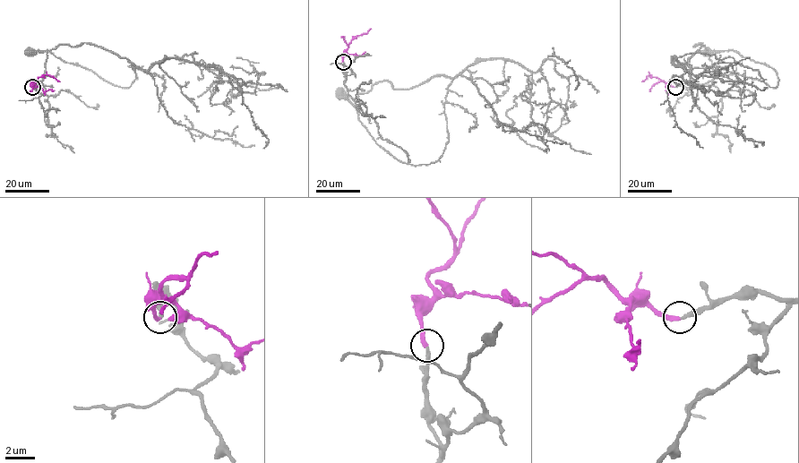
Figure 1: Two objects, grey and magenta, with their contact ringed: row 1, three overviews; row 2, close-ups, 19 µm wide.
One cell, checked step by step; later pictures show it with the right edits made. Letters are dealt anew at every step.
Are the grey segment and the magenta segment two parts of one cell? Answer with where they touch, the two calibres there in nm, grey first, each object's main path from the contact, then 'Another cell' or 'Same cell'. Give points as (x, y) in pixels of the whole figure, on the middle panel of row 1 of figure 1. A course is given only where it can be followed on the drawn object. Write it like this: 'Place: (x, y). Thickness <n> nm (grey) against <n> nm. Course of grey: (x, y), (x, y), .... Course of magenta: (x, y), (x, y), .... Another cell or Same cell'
Place: (343, 62). Thickness 240 nm (grey) against 280 nm. Course of grey: (344, 62), (356, 101), (384, 81), (402, 89), (451, 80), (442, 155), (415, 166), (394, 158), (339, 95). Course of magenta: (344, 62), (344, 52), (351, 41), (371, 29). Same cell

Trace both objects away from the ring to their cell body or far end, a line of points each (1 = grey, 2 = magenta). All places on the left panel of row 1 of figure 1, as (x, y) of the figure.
1: (32, 87), (59, 45), (90, 43), (141, 68), (133, 66), (137, 78), (121, 87), (48, 50), (29, 52)
2: (32, 87), (32, 82), (45, 75), (59, 81)

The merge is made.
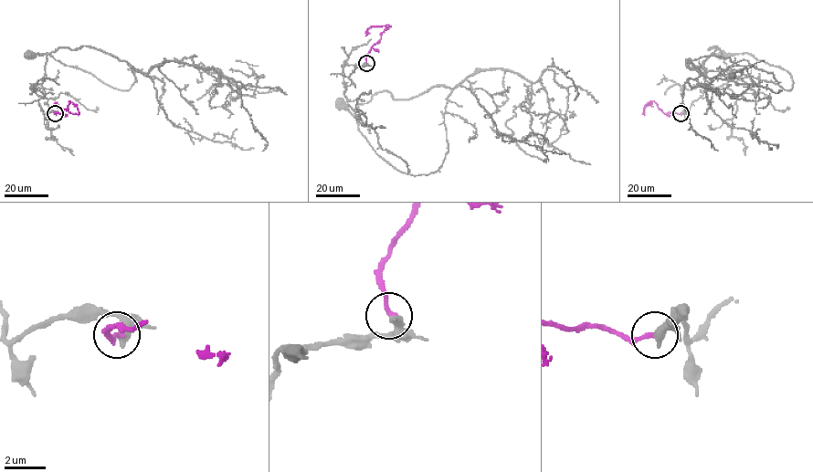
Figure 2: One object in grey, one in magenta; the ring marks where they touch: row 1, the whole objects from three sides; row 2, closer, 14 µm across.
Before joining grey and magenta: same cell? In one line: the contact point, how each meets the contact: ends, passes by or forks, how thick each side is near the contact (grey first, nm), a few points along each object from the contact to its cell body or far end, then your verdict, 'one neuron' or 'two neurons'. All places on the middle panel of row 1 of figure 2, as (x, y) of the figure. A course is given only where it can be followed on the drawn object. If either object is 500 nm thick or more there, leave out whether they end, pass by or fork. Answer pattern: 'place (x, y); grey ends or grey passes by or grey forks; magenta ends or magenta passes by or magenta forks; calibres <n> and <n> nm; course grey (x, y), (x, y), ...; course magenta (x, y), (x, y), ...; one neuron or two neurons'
place (366, 63); grey ends; magenta ends; calibres 480 and 200 nm; course grey (366, 63), (344, 91), (354, 111), (384, 90), (450, 89), (442, 165), (394, 168), (340, 105); course magenta (366, 63), (369, 49), (390, 26), (372, 26), (365, 36); one neuron

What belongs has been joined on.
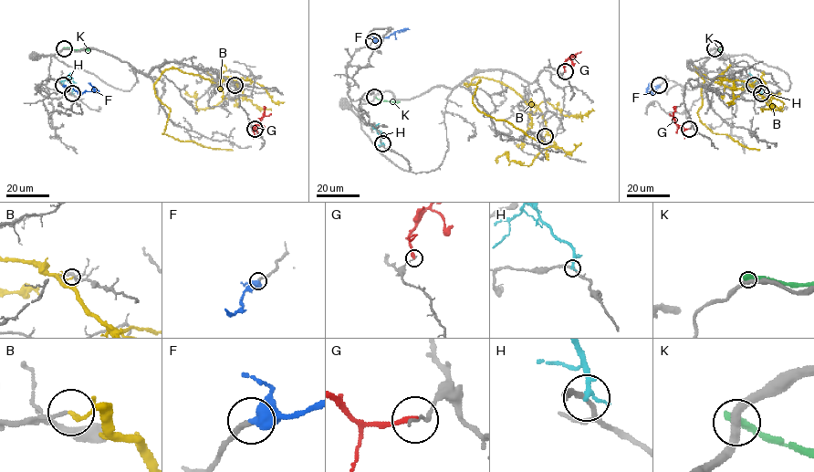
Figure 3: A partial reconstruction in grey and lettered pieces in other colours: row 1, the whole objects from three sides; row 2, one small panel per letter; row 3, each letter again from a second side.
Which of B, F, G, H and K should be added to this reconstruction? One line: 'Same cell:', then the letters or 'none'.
Same cell: F

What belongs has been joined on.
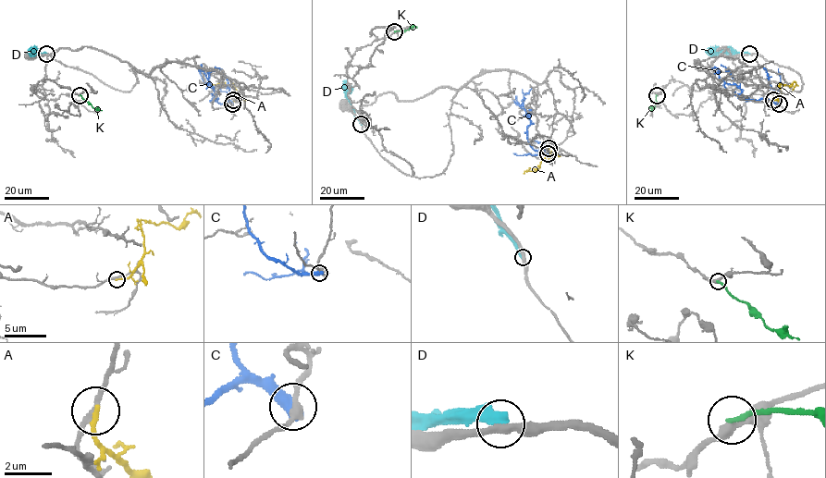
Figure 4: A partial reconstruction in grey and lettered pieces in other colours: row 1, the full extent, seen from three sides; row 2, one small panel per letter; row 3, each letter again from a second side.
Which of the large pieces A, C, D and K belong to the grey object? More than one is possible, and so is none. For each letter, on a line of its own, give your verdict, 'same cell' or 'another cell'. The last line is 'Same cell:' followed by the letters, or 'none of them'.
A: another cell
C: another cell
D: another cell
K: another cell
Same cell: none of them

